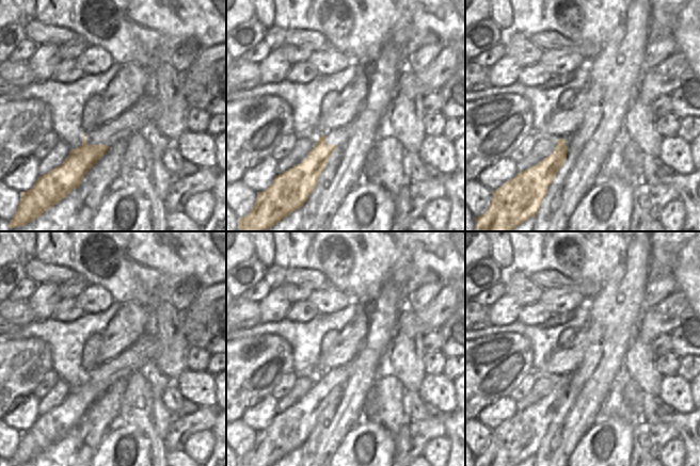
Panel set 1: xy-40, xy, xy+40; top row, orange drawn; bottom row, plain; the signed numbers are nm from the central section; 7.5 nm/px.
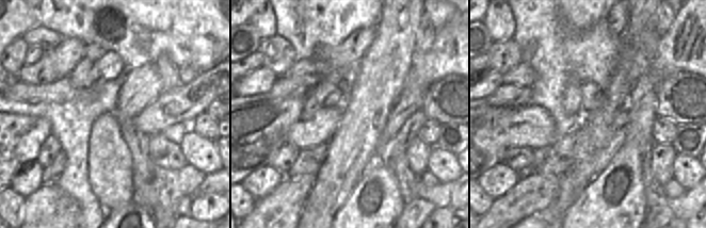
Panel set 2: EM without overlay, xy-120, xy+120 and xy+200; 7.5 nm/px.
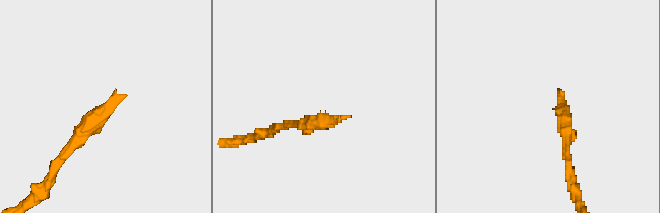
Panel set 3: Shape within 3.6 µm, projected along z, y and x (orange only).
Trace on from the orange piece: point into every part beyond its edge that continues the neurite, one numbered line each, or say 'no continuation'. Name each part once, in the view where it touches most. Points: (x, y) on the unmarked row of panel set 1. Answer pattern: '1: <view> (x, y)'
1: xy-40 (139, 357)

